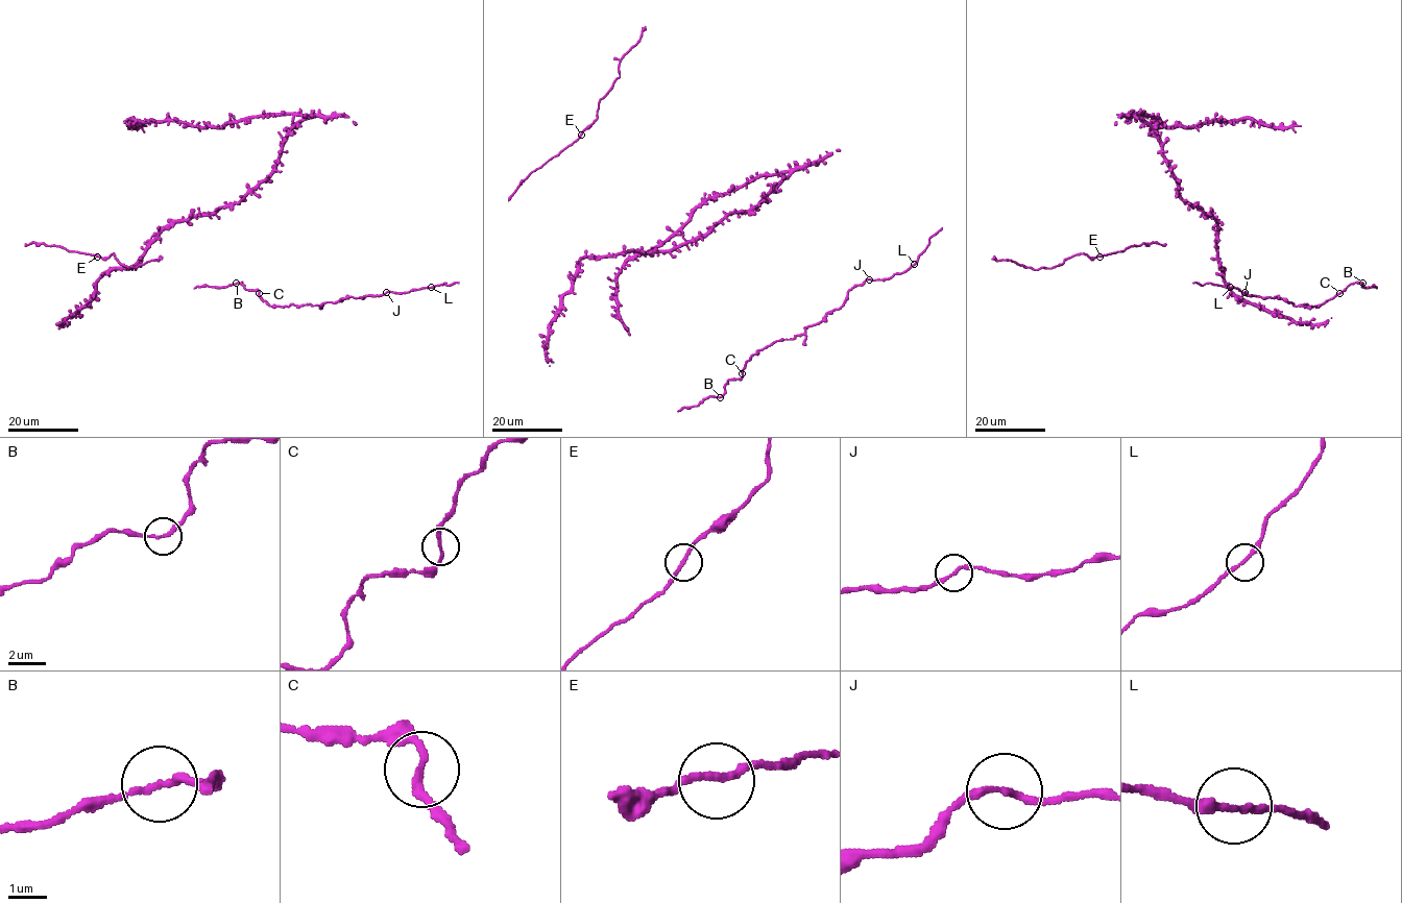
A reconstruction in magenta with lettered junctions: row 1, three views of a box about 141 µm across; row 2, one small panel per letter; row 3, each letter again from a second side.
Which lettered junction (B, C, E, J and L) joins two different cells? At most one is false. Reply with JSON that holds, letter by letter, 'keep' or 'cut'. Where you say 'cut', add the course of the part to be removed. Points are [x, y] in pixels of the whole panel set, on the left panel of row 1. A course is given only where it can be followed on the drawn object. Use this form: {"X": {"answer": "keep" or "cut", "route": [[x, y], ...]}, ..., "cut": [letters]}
{"B": {"answer": "keep"}, "C": {"answer": "keep"}, "E": {"answer": "keep"}, "J": {"answer": "keep"}, "L": {"answer": "keep"}, "cut": []}

